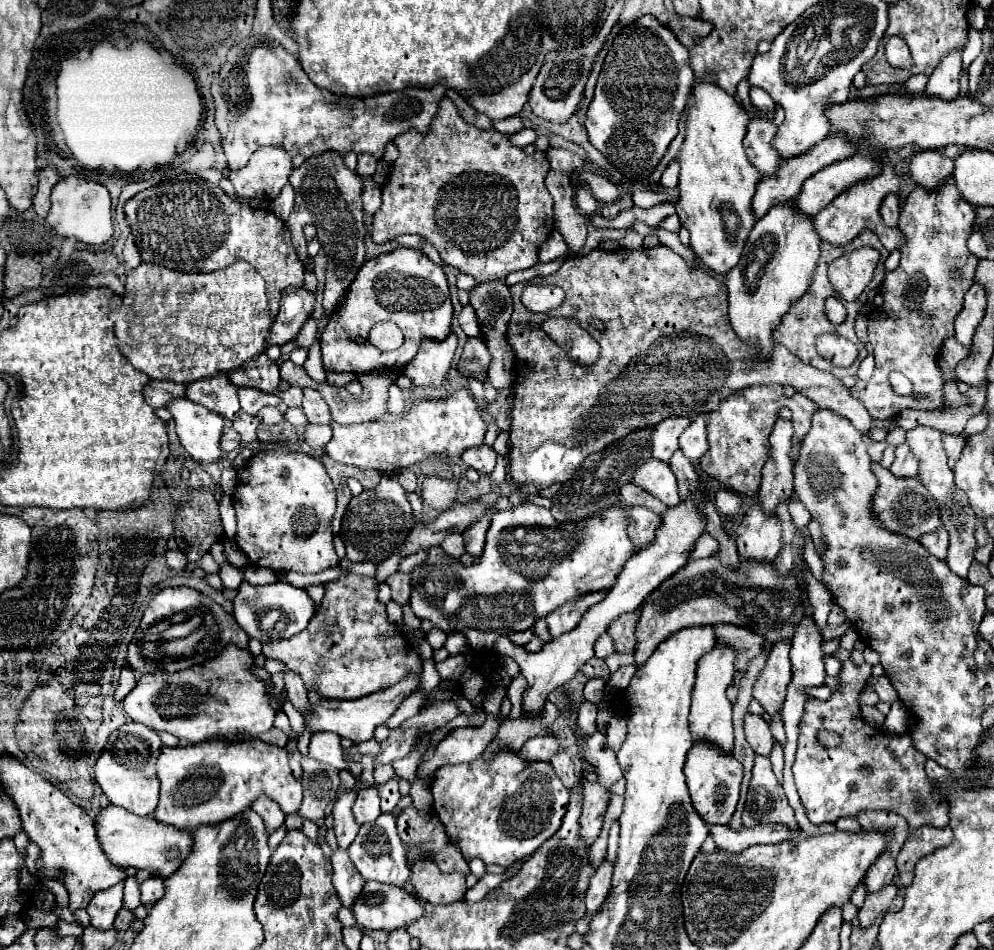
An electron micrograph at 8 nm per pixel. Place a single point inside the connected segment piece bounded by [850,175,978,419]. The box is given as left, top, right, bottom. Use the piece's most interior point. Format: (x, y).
(936, 224)

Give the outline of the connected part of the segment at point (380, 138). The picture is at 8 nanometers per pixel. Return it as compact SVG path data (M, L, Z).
M254 35L228 51L226 63L210 91L216 103L216 127L222 135L228 165L230 169L240 169L260 145L284 145L292 157L298 153L314 157L322 151L338 151L342 155L356 151L380 159L384 145L396 135L410 129L428 131L446 87L406 87L404 91L366 99L334 95L316 87L278 41Z

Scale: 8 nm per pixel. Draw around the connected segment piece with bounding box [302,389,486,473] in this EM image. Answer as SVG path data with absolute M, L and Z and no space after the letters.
M304 389L302 409L308 417L308 423L314 423L314 419L322 419L322 423L328 423L332 427L334 437L328 441L326 453L334 461L354 465L358 469L376 469L380 473L402 471L428 455L462 455L464 449L482 445L486 433L486 425L478 413L478 405L474 403L468 391L458 391L450 395L446 401L418 401L412 407L412 411L396 419L396 423L368 421L358 425L338 425L332 421L328 405L316 389Z

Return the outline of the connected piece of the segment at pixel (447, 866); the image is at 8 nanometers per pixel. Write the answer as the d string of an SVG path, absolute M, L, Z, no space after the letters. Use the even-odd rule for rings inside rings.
M446 845L444 849L440 849L434 857L434 863L440 867L442 873L454 873L454 871L460 871L460 873L470 873L468 869L468 863L464 863L460 851L456 851L456 847L452 845Z

